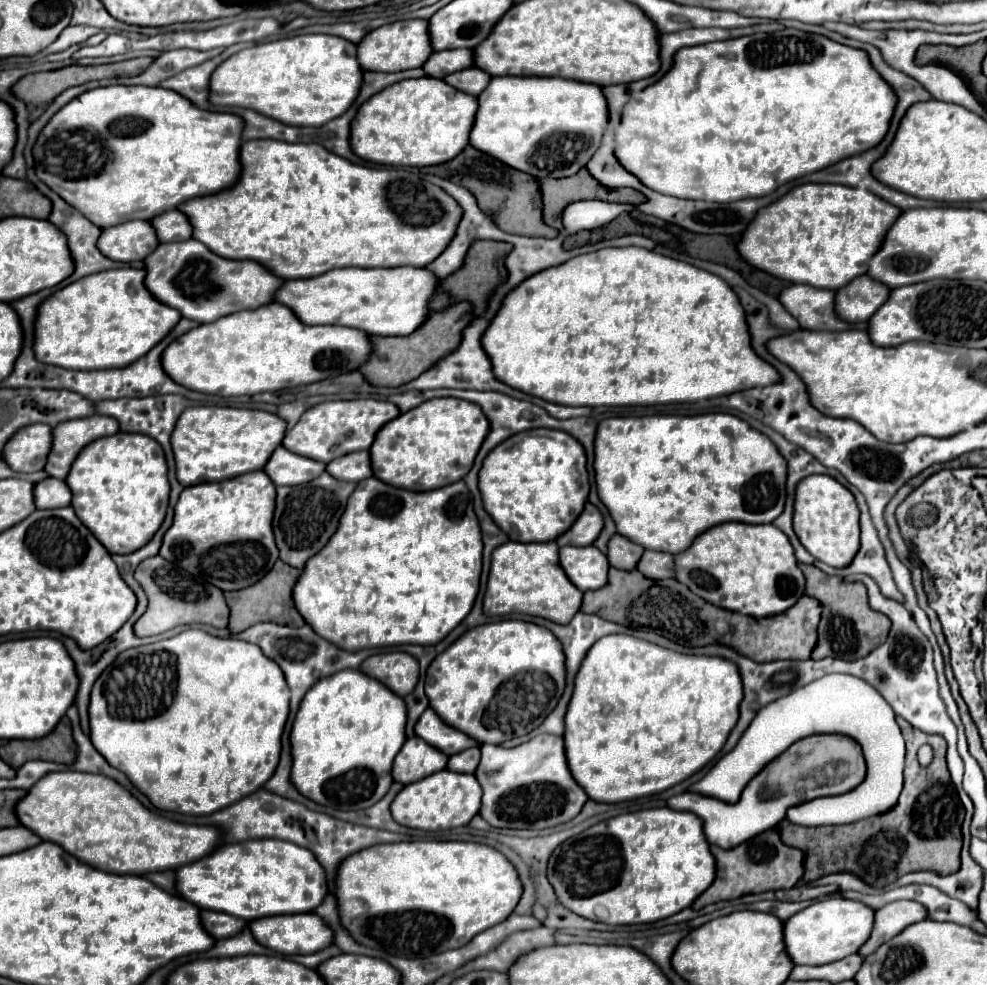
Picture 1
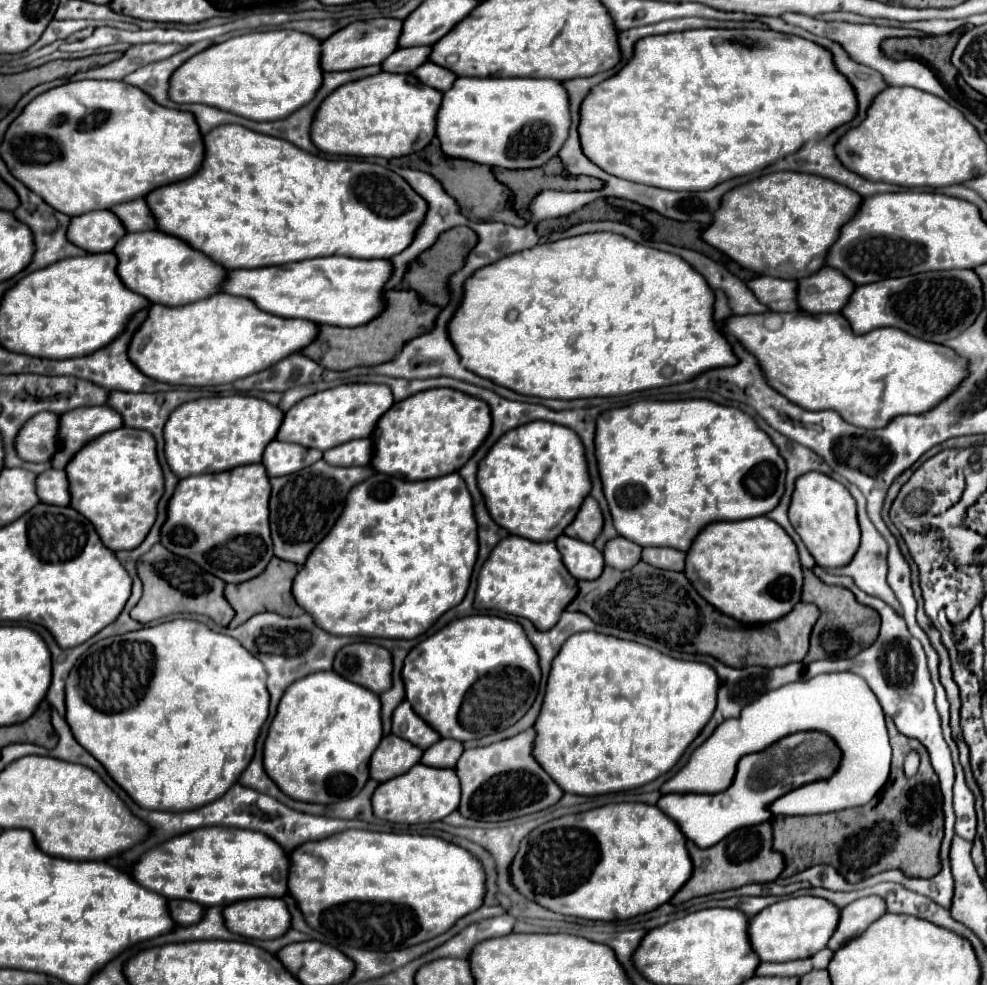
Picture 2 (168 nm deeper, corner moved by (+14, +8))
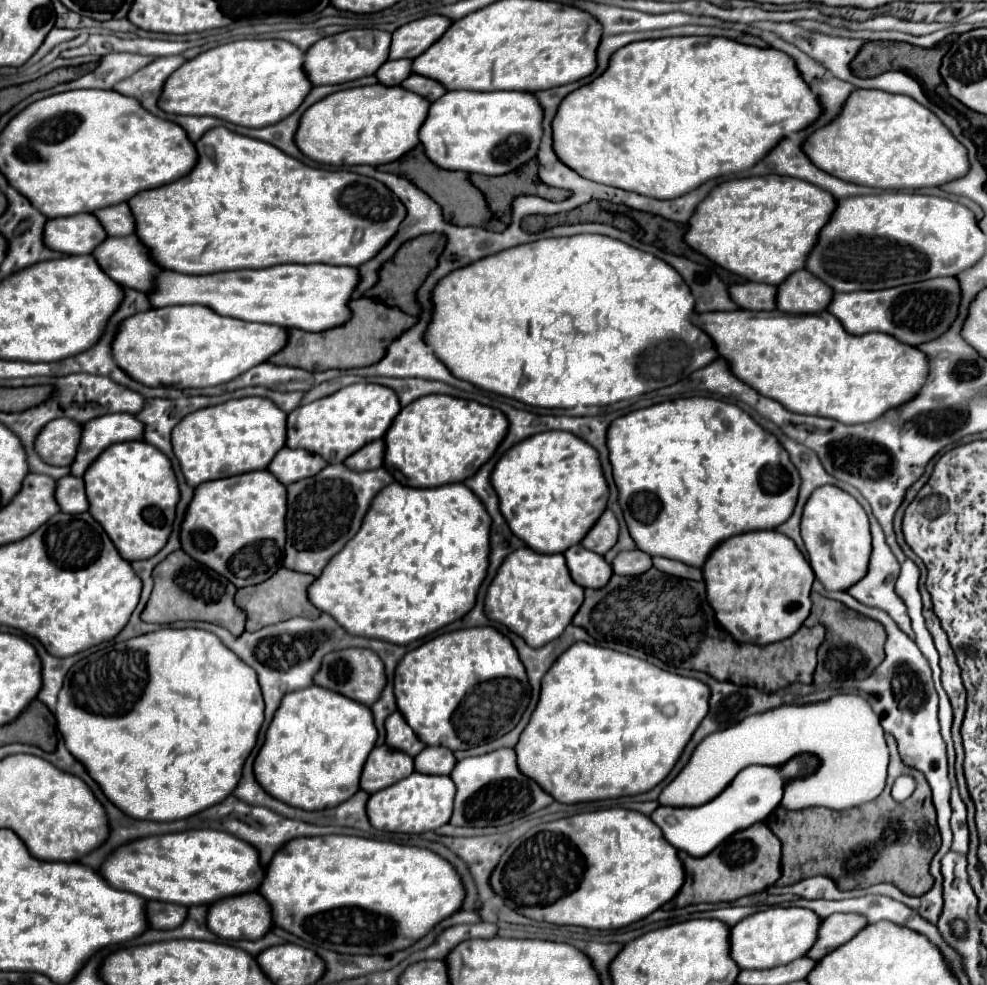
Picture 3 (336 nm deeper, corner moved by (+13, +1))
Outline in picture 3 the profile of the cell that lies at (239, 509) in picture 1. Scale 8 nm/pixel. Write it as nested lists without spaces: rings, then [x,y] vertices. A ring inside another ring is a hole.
[[[251,471],[241,473],[227,479],[207,481],[195,487],[193,499],[185,511],[185,519],[181,523],[181,549],[201,565],[213,569],[215,573],[229,579],[235,587],[247,587],[247,585],[259,585],[267,581],[279,567],[285,547],[285,485],[277,481],[269,471]]]

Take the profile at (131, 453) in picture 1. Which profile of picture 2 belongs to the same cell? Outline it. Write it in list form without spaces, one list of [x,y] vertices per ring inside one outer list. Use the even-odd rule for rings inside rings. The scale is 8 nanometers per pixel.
[[[118,428],[88,442],[66,466],[74,506],[84,514],[112,550],[134,550],[144,542],[158,516],[164,476],[156,456],[156,440],[146,430]]]

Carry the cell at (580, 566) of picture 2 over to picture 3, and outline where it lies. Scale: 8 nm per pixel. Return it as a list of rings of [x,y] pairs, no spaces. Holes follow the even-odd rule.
[[[581,545],[569,547],[565,553],[565,561],[571,573],[571,579],[581,587],[601,589],[607,585],[609,577],[613,575],[611,565],[597,553],[587,551]]]

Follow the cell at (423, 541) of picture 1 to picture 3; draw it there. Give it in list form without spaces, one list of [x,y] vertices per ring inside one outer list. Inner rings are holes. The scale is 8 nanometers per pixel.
[[[391,483],[391,485],[383,487],[375,495],[375,499],[371,501],[371,507],[365,513],[361,529],[357,531],[357,535],[351,541],[347,541],[347,545],[325,565],[321,575],[309,585],[309,589],[307,589],[309,601],[319,611],[329,613],[343,629],[347,629],[349,635],[381,639],[381,641],[395,643],[395,645],[409,645],[417,639],[423,639],[423,637],[431,635],[433,631],[461,619],[465,613],[471,611],[471,607],[475,605],[477,589],[479,589],[481,581],[485,579],[487,565],[489,565],[489,561],[487,561],[487,557],[489,557],[489,525],[491,525],[491,517],[487,515],[485,507],[481,505],[481,501],[477,501],[477,497],[473,497],[471,489],[467,489],[463,483],[457,483],[457,485],[451,483],[451,485],[433,487],[433,489],[415,489],[415,487],[405,487],[405,485],[399,485],[399,483]]]

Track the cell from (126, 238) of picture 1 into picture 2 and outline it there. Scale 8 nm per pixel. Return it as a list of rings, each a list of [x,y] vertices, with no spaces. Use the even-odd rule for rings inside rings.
[[[110,210],[80,214],[68,226],[68,242],[86,252],[110,252],[124,234],[122,222]]]

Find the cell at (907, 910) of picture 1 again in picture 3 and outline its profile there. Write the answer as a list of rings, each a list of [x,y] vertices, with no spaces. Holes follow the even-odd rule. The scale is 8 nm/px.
[[[841,913],[841,915],[831,915],[829,919],[823,919],[817,945],[813,945],[807,957],[823,959],[827,953],[851,941],[865,927],[867,927],[867,919],[857,913]]]

